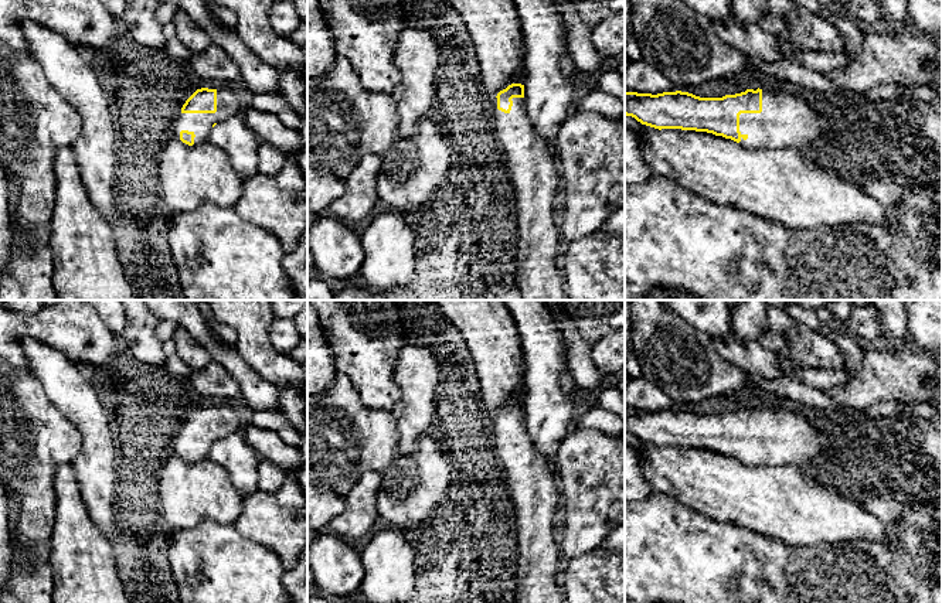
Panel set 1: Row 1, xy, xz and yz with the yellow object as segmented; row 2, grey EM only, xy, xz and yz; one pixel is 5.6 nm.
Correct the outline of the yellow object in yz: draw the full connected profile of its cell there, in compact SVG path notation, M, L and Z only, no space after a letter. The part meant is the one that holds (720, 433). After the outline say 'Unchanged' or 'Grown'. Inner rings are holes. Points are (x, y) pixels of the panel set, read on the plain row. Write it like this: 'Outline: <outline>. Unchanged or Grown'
Outline: M759 405L722 415L700 415L681 408L657 412L625 409L625 432L659 447L681 446L707 449L752 466L789 464L798 469L812 463L817 456L826 456L832 450L840 450L847 444L860 444L863 442L877 444L892 437L900 443L908 443L915 450L922 449L919 429L902 420L900 416L868 419L863 425L844 432L823 433L813 426L812 419L806 415L786 409L769 409Z. Grown

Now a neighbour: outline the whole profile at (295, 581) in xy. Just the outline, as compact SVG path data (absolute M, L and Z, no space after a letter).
M307 545L296 565L285 570L282 586L288 592L292 603L307 603Z

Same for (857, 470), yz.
M892 437L877 444L871 442L847 444L826 456L817 456L799 470L806 480L847 498L857 500L894 491L901 491L915 501L941 495L942 470L934 457L924 447L915 450L908 443L900 443Z

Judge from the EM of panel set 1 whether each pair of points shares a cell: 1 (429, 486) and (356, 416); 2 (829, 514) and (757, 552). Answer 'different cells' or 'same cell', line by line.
1: different cells
2: different cells

